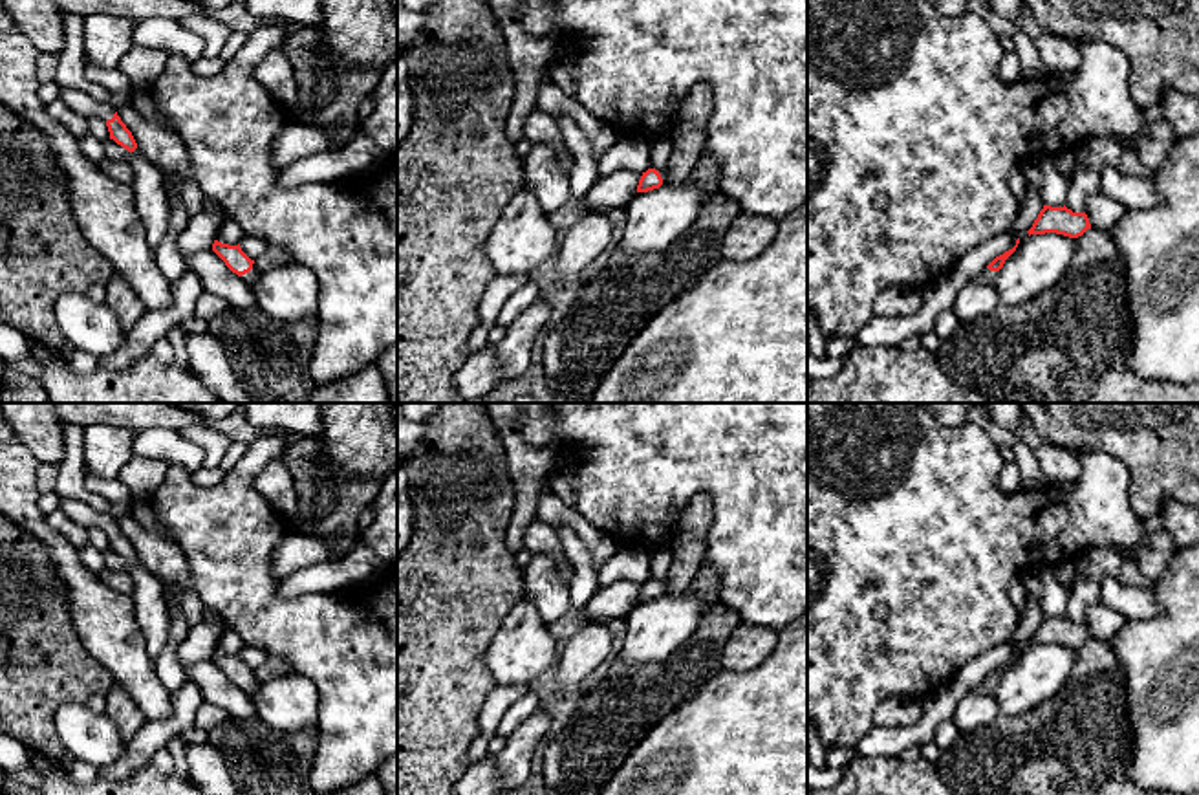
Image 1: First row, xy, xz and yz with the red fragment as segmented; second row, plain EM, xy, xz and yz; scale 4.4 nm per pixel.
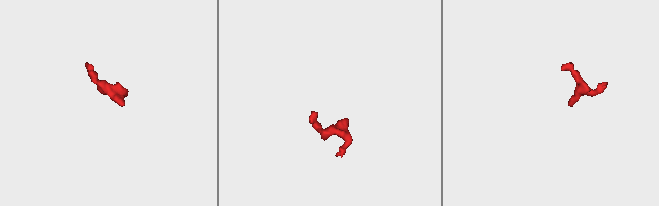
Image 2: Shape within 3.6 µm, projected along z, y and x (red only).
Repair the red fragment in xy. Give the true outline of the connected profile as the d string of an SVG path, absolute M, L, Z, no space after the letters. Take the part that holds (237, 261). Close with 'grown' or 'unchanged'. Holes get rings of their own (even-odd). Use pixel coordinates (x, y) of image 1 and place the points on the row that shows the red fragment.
M214 240L212 251L225 262L225 266L236 273L242 280L251 284L258 277L254 260L251 260L238 245L229 245Z | grown

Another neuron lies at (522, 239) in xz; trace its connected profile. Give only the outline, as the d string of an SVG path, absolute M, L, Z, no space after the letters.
M522 187L489 234L489 262L500 275L531 273L555 249L555 227L533 192Z

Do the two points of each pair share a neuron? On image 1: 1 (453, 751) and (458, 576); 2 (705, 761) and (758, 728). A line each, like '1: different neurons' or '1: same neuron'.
1: same neuron
2: same neuron

